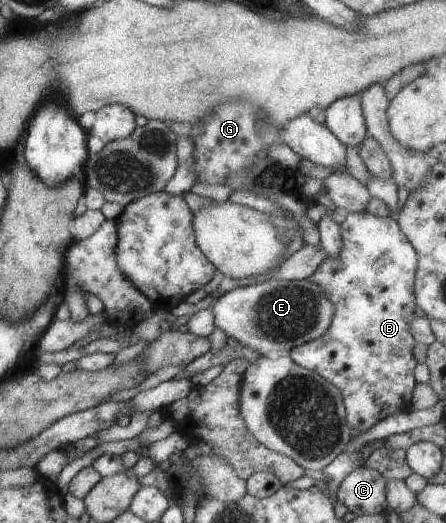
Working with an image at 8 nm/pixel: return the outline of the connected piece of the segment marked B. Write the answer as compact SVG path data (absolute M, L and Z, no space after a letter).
M366 211L346 213L339 224L339 232L342 249L334 258L326 256L308 277L308 281L324 289L328 301L334 305L330 325L320 337L290 349L289 356L296 365L316 373L338 389L342 395L348 427L362 433L385 417L410 409L410 393L415 384L412 369L417 364L411 354L415 341L410 323L415 318L413 281L418 258L414 247L402 235L396 220L388 216L376 217Z

